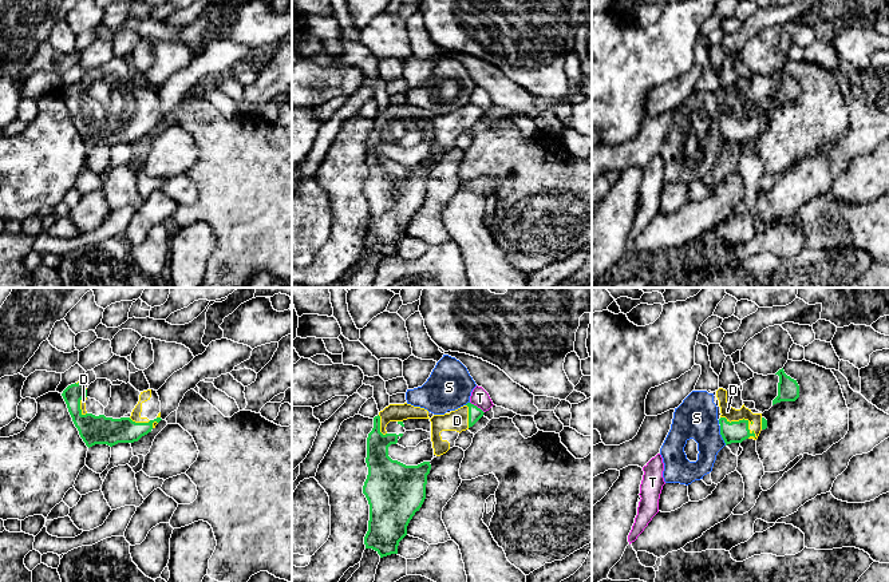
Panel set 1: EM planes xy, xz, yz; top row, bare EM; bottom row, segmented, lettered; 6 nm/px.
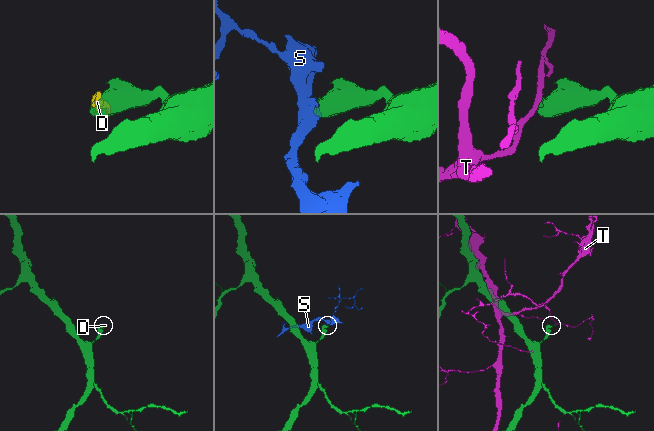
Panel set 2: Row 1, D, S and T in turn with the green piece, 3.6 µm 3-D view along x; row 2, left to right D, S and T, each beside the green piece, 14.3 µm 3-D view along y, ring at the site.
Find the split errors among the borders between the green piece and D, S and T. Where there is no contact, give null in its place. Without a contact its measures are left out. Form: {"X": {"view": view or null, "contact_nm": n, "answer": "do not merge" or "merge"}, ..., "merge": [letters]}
{"D": {"view": "yz", "contact_nm": 240, "answer": "merge"}, "S": {"view": "yz", "contact_nm": 130, "answer": "do not merge"}, "T": {"view": "xz", "contact_nm": 110, "answer": "do not merge"}, "merge": ["D"]}

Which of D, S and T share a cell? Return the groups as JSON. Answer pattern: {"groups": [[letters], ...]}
{"groups": [["D"], ["S"], ["T"]]}

